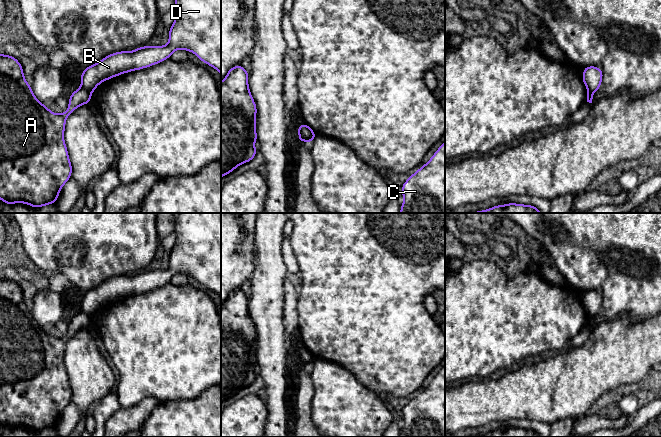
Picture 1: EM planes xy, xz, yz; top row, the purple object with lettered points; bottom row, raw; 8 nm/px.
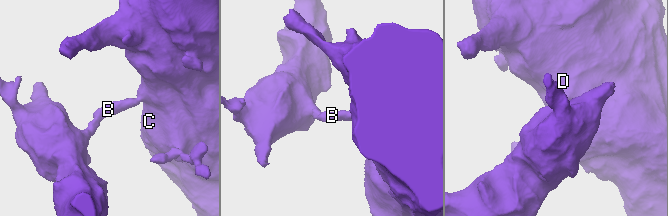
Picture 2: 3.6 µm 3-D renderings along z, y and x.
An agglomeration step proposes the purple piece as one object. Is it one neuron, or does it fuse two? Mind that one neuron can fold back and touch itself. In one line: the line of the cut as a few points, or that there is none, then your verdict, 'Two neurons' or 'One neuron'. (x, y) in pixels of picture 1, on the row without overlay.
Split along xy (81, 310), (90, 317). Two neurons

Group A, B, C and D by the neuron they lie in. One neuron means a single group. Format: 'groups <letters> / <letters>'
groups A / B C D

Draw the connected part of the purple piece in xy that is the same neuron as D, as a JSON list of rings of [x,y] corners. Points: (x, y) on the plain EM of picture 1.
[[[221,213],[174,214],[176,241],[169,253],[168,268],[106,280],[84,292],[82,312],[92,317],[103,305],[158,288],[177,273],[191,275],[221,299]]]

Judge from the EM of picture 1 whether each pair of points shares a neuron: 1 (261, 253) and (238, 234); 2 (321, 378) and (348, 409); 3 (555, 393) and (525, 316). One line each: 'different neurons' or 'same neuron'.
1: different neurons
2: same neuron
3: different neurons

